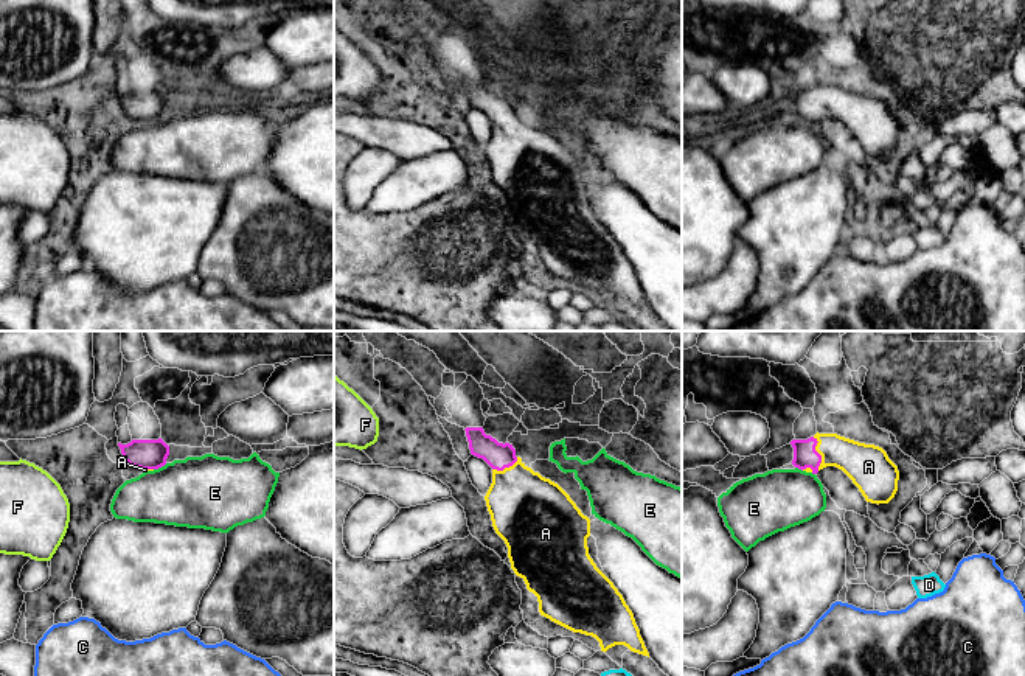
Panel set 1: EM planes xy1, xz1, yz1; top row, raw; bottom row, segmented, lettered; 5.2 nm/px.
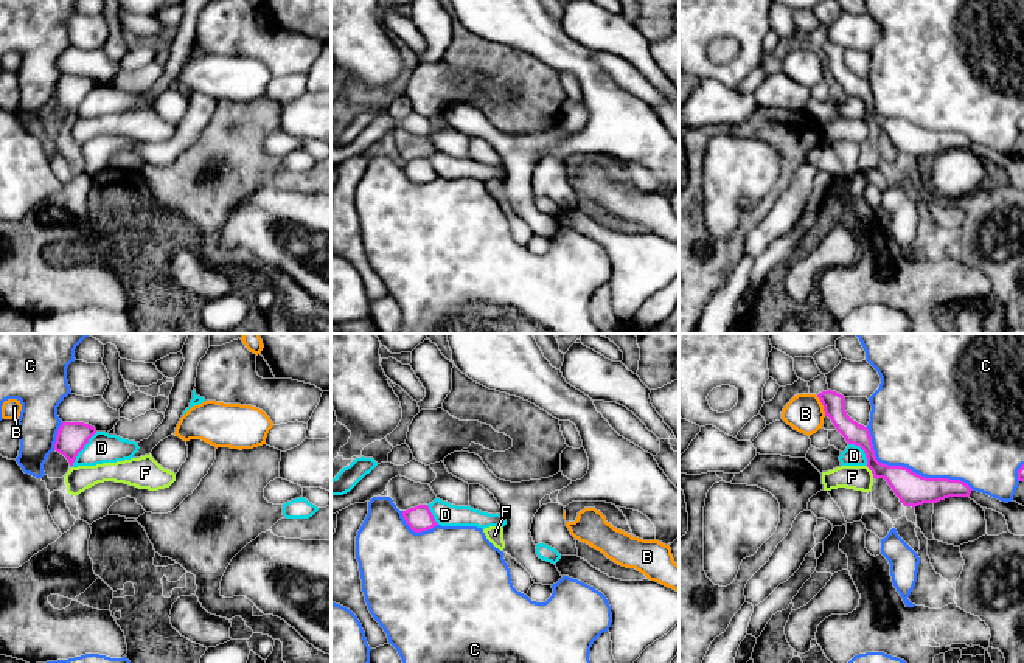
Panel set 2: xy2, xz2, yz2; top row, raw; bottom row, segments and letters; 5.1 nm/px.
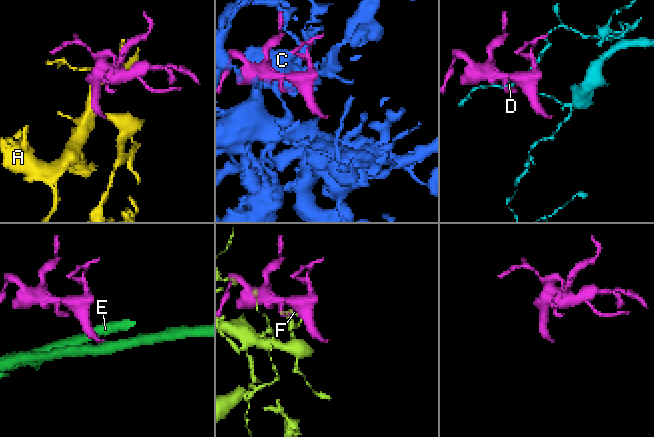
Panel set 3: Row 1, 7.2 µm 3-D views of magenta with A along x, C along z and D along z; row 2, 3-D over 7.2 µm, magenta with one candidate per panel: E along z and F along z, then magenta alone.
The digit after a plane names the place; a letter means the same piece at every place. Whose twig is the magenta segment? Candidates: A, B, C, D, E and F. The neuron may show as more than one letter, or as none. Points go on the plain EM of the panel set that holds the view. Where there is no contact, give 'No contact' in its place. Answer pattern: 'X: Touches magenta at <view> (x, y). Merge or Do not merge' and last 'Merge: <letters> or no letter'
A: Touches magenta at yz1 (819, 106). Merge
B: Touches magenta at yz2 (822, 56). Do not merge
C: Touches magenta at yz2 (909, 121). Do not merge
D: Touches magenta at xy2 (83, 100). Do not merge
E: Touches magenta at xy1 (160, 118). Do not merge
F: Touches magenta at yz2 (872, 124). Do not merge
Merge: A

